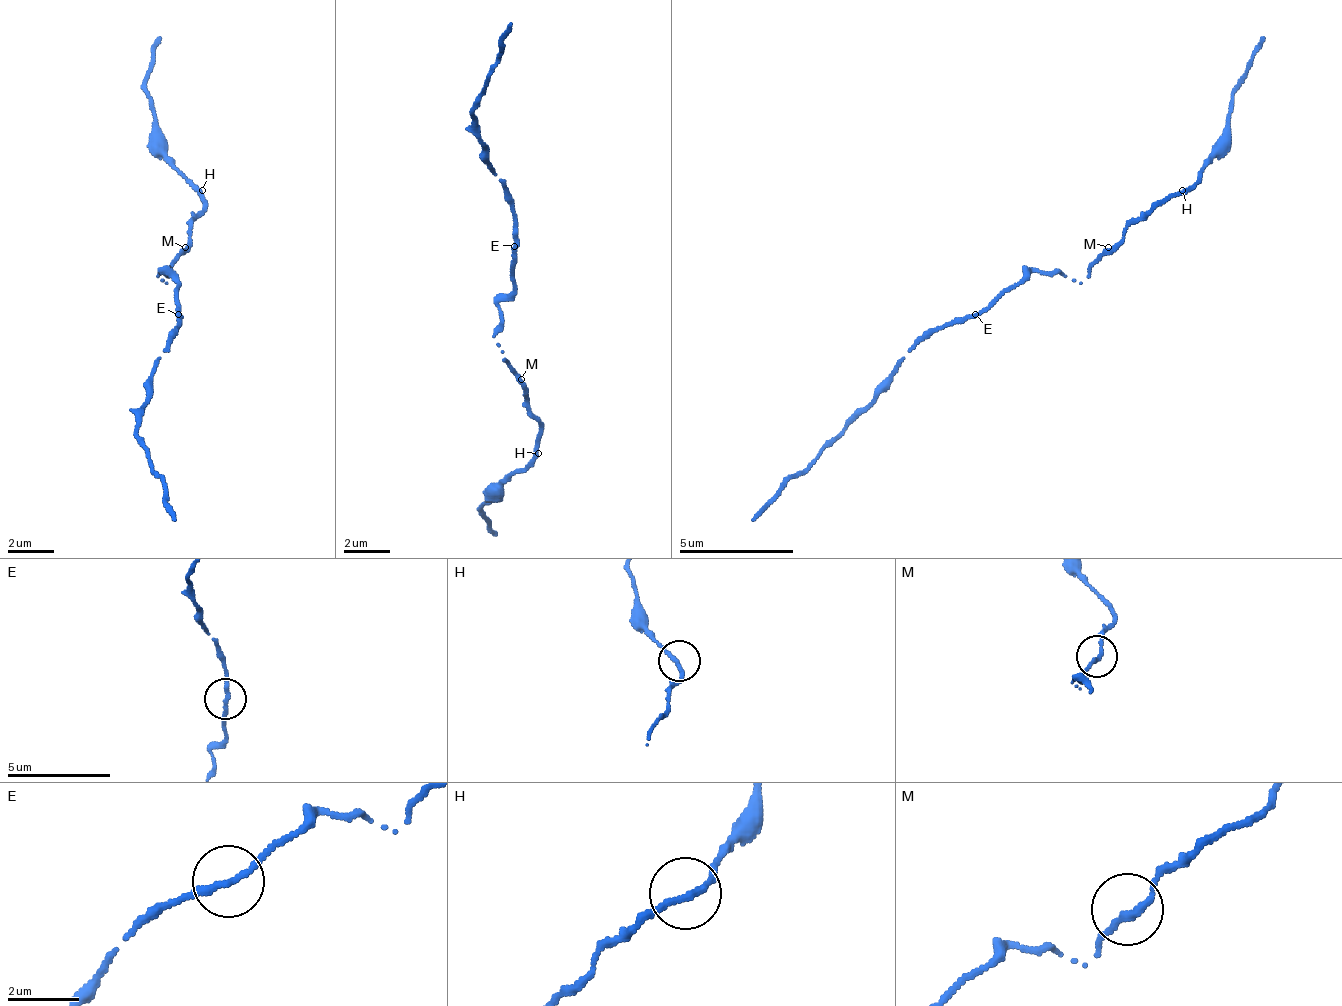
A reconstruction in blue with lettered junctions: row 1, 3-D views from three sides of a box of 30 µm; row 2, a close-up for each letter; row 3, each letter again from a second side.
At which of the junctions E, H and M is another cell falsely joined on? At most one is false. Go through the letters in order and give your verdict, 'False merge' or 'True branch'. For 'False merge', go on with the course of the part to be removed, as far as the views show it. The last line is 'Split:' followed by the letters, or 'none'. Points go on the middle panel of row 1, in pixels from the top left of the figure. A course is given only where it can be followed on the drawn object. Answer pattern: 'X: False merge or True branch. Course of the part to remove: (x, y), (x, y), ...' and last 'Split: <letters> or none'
E: True branch
H: True branch
M: True branch
Split: none

